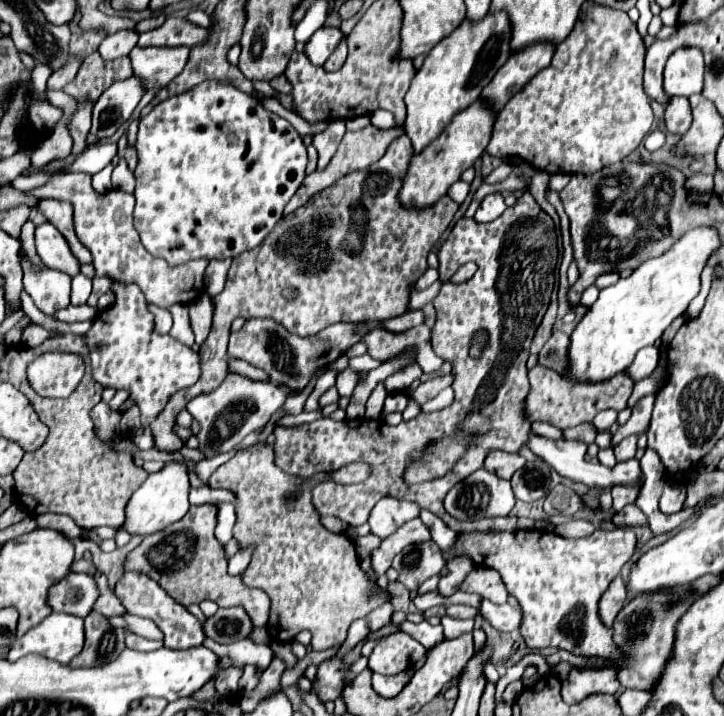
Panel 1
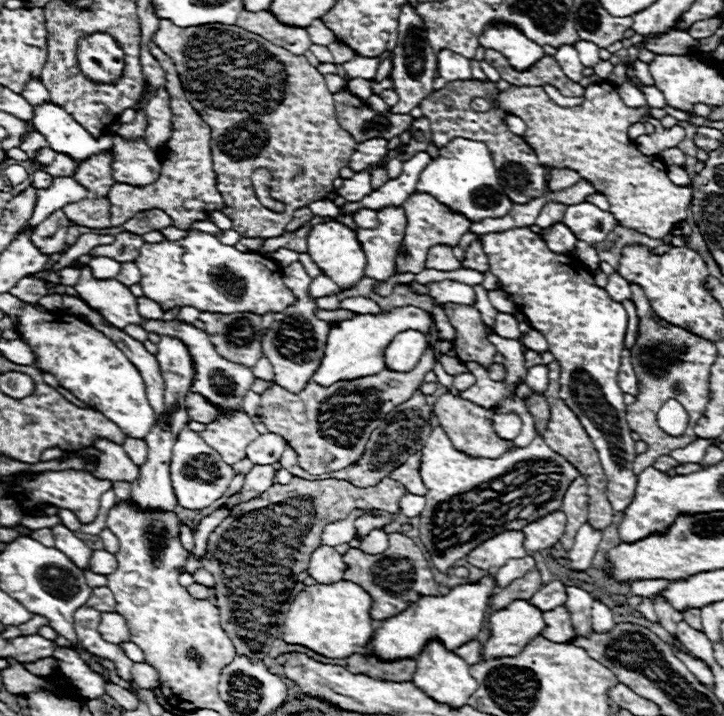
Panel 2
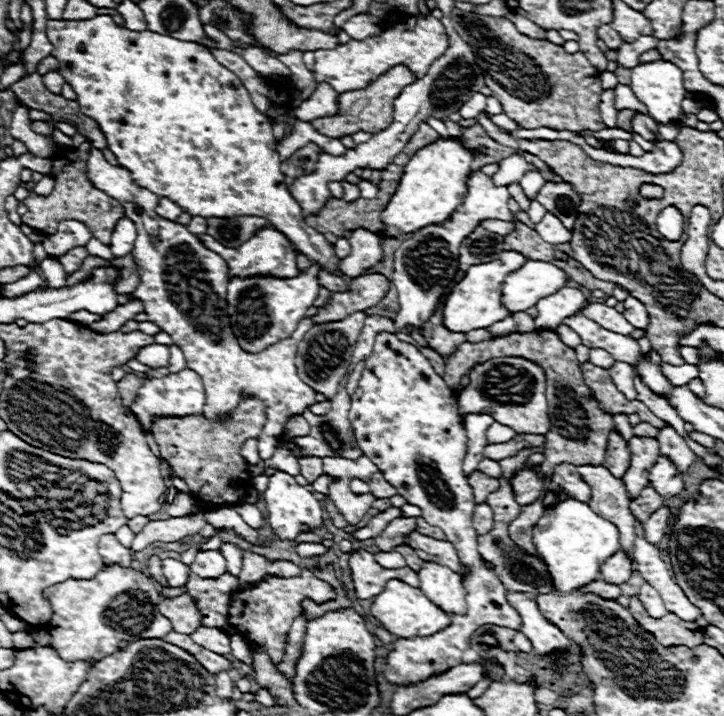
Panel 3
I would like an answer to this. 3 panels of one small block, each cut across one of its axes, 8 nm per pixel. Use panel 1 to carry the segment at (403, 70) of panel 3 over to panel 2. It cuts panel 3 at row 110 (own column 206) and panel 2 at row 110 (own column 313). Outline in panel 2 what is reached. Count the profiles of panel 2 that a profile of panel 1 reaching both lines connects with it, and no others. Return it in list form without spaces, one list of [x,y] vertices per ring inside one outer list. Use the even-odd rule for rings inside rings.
[[[162,20],[154,42],[174,60],[188,102],[212,128],[216,188],[226,204],[224,214],[232,220],[232,228],[242,234],[242,238],[276,238],[286,232],[286,224],[292,220],[294,210],[334,192],[332,180],[338,178],[340,168],[348,166],[358,142],[340,128],[334,94],[326,88],[324,76],[310,66],[304,56],[296,56],[234,24],[178,28],[170,20]],[[256,168],[268,168],[272,172],[272,196],[278,198],[278,202],[284,202],[284,214],[276,214],[258,202],[250,180]]]

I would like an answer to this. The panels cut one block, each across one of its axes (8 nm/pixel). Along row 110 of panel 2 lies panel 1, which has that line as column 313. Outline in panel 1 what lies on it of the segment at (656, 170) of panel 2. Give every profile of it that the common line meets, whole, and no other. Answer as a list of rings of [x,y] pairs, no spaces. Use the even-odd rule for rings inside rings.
[[[252,446],[238,452],[232,460],[222,464],[208,480],[210,488],[226,488],[236,496],[236,524],[234,538],[238,548],[252,548],[252,560],[244,572],[248,588],[260,588],[270,596],[268,632],[274,640],[290,642],[298,632],[310,630],[314,650],[328,650],[346,640],[348,628],[354,620],[364,618],[376,606],[386,604],[386,598],[368,600],[372,584],[360,570],[354,542],[346,534],[334,534],[320,522],[312,506],[312,487],[332,479],[343,484],[364,482],[370,476],[368,464],[350,464],[338,472],[318,472],[308,478],[292,476],[274,464],[272,446]],[[286,488],[300,490],[306,500],[286,508],[282,492]],[[278,630],[290,636],[278,636]]]

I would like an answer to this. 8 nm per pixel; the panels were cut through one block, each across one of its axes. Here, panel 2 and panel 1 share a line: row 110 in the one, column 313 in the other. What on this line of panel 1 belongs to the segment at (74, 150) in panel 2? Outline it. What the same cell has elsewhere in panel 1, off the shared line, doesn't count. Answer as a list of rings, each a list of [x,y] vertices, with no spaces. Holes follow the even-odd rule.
[[[318,28],[304,46],[304,54],[310,60],[310,64],[324,66],[326,58],[338,46],[338,40],[342,40],[342,32],[338,28]]]

